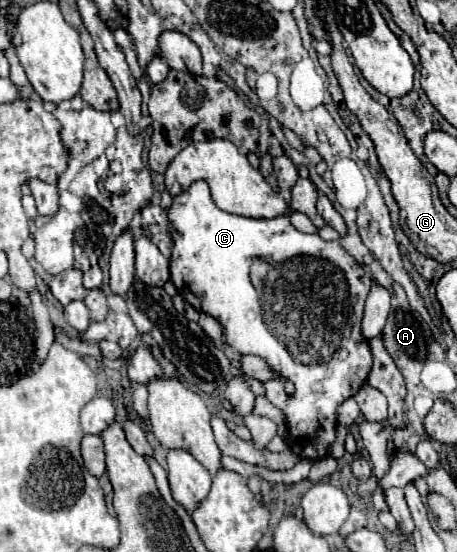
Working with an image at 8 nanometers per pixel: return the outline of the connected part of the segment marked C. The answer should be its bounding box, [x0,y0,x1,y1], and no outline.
[169,181,371,459]

